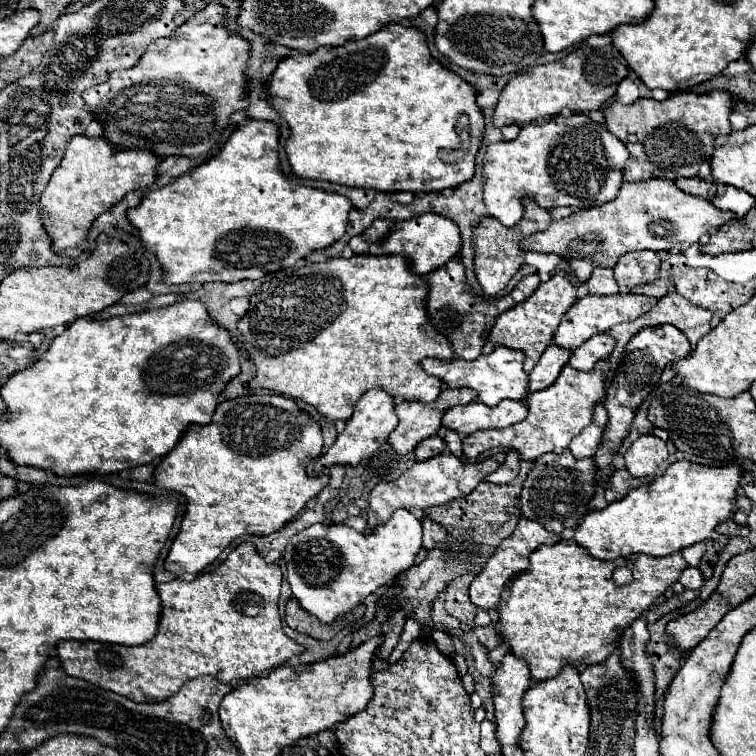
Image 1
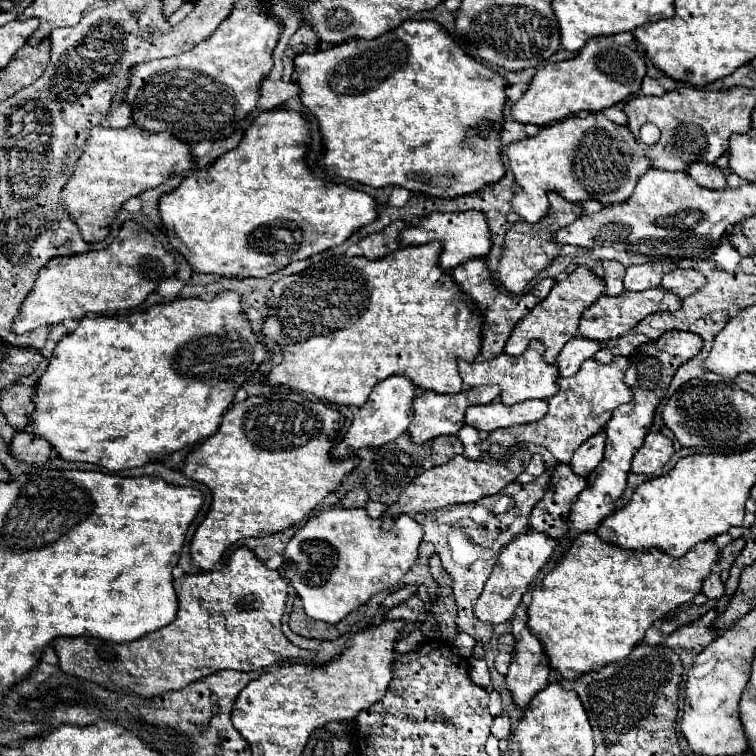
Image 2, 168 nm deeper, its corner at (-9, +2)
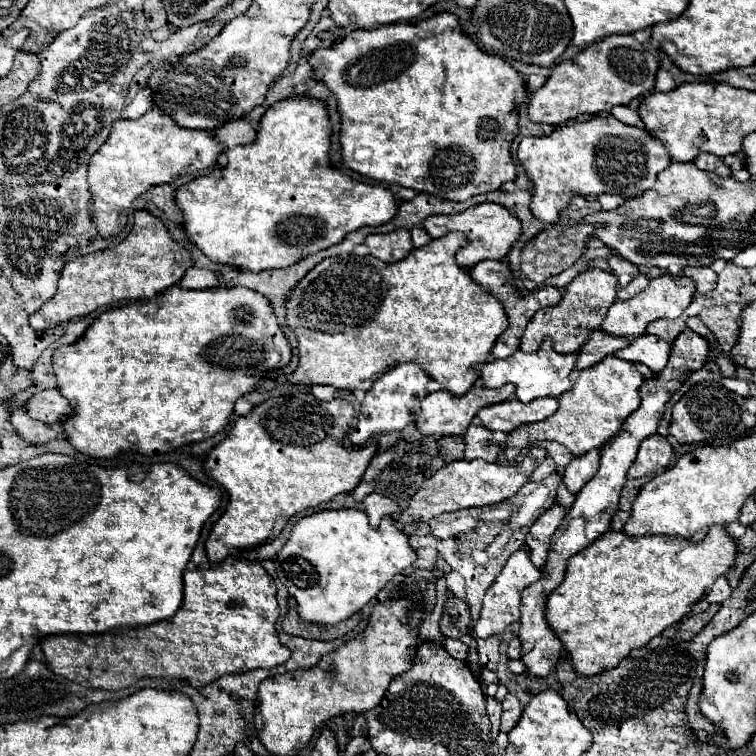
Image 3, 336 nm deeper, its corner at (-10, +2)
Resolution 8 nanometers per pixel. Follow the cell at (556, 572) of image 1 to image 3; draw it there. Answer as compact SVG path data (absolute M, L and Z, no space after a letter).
M713 526L699 544L675 536L629 538L623 532L607 530L591 546L583 548L581 554L569 558L563 582L545 598L545 620L561 640L579 676L611 670L629 656L631 650L643 648L651 638L689 614L693 604L703 598L713 582L731 568L735 554L735 542L723 526Z

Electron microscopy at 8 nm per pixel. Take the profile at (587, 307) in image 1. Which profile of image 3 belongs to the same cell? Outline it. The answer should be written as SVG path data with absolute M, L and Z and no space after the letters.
M663 274L659 278L653 278L649 282L649 288L641 294L629 298L629 300L615 300L601 324L601 332L611 336L623 336L623 338L637 338L645 332L647 324L657 318L679 318L685 308L691 304L695 294L695 284L689 278L679 278L671 274Z

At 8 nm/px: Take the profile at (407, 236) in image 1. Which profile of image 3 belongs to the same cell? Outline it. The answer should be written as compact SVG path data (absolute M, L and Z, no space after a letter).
M479 204L479 206L467 208L461 214L453 214L453 216L429 216L423 222L423 228L431 238L441 238L453 230L463 232L467 236L467 246L463 246L455 254L455 262L461 268L471 268L481 260L503 260L509 248L513 246L513 242L521 234L521 222L507 208L499 204Z

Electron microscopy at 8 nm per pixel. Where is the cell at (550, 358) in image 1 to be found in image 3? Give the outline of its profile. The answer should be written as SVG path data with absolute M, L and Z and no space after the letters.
M593 330L591 336L581 344L577 352L575 370L583 370L587 366L593 366L595 362L603 360L607 354L613 354L615 350L627 346L627 338L611 338L609 334L603 334L601 330Z

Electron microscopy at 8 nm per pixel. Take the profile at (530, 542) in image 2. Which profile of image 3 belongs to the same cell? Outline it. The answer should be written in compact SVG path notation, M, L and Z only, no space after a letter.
M519 548L515 554L511 554L505 568L499 572L499 576L489 586L489 590L483 598L481 616L479 616L477 624L473 626L473 632L479 638L487 638L487 636L493 636L493 634L501 634L511 622L517 622L519 620L519 594L521 594L523 586L529 586L531 582L535 582L539 578L539 572L541 572L541 568L537 568L531 562L531 550Z

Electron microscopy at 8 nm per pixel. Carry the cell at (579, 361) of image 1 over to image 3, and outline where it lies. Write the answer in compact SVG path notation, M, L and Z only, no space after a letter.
M643 334L639 338L633 338L633 342L623 348L617 350L615 356L629 360L629 362L641 362L645 366L649 366L655 374L659 374L663 370L663 366L667 364L669 358L669 344L657 336L651 334Z

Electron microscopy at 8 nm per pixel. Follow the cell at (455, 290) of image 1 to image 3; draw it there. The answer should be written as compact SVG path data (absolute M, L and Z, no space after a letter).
M483 260L483 262L479 262L477 266L469 268L469 276L503 304L503 308L507 312L507 318L509 318L509 328L497 338L497 342L493 346L493 356L495 358L511 356L519 348L519 338L523 336L523 330L525 330L527 322L533 318L533 314L537 310L553 306L553 304L557 304L561 300L561 292L555 286L543 286L543 288L531 290L531 292L523 290L523 288L517 288L515 282L513 282L513 274L505 266L505 262L499 262L499 260Z

